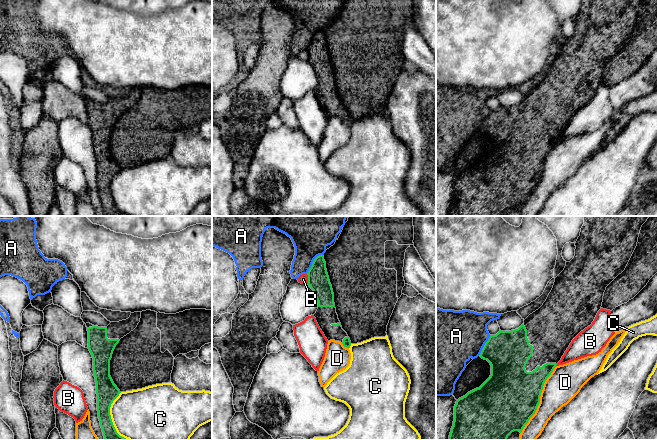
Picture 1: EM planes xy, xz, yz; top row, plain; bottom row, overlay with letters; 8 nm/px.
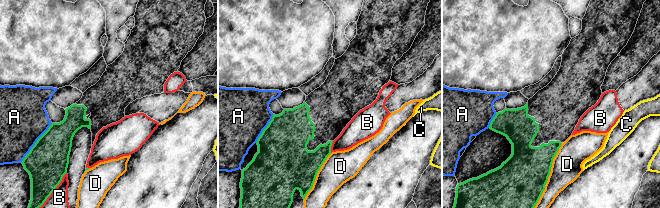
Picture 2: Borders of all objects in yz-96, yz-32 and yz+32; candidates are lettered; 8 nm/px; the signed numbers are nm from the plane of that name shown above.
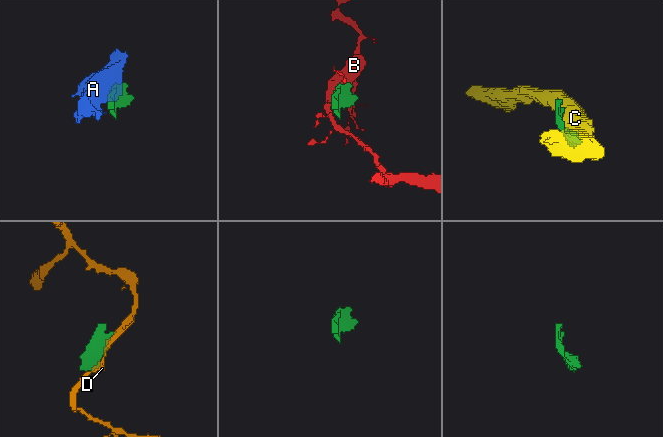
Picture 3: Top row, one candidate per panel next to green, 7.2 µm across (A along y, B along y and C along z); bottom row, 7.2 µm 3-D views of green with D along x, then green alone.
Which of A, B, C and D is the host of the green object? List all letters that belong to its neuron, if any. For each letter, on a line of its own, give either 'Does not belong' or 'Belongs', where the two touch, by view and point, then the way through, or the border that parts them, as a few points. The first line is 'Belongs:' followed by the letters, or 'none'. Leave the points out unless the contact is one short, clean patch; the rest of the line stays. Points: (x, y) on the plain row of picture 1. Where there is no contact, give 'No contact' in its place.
Belongs: none
A: Does not belong. Touches green at xz (313, 38)
B: Does not belong. Touches green at xz (308, 55)
C: Does not belong. Touches green at xy (110, 194)
D: Does not belong. Touches green at yz (539, 175)

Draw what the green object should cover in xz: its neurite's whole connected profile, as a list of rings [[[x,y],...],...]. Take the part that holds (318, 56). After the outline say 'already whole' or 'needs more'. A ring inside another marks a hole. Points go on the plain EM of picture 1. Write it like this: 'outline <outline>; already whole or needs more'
outline [[[323,31],[317,32],[308,49],[308,61],[318,77],[318,85],[314,90],[316,97],[328,117],[335,116],[350,124],[351,117],[342,105],[336,89],[334,69],[326,45]]]; needs more

